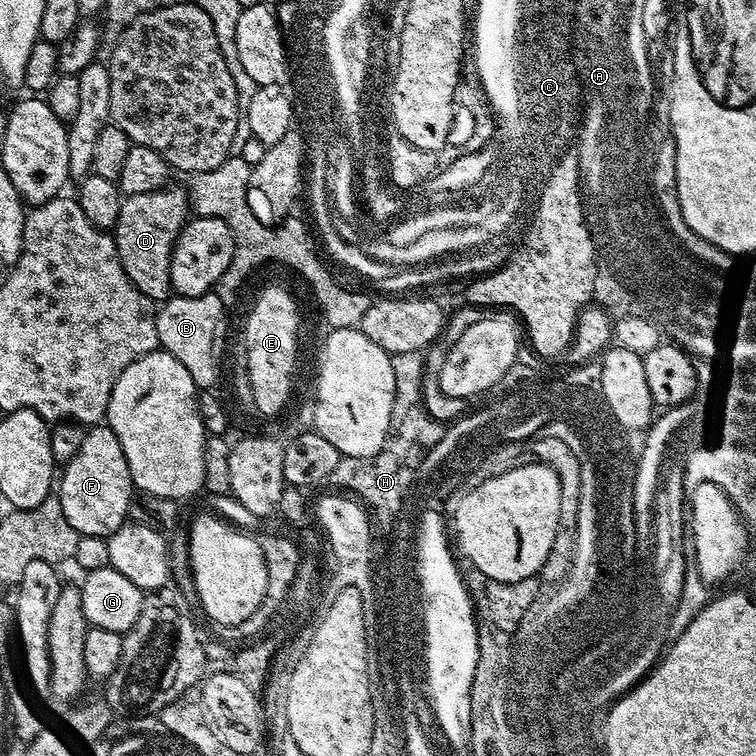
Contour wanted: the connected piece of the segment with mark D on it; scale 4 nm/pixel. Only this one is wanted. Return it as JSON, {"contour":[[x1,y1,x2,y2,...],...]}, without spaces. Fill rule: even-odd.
{"contour":[[172,187,127,195,112,232,127,277,154,302,165,301,171,295,172,251,190,212,187,193]]}

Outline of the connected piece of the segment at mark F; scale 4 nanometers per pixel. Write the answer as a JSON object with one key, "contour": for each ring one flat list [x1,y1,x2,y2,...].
{"contour":[[92,426,85,431,81,449,71,461,63,465,58,476,58,493,61,510,68,513,73,533,81,537,108,538,129,519,128,507,132,504,134,485,132,475,122,454,118,438,107,426]]}

